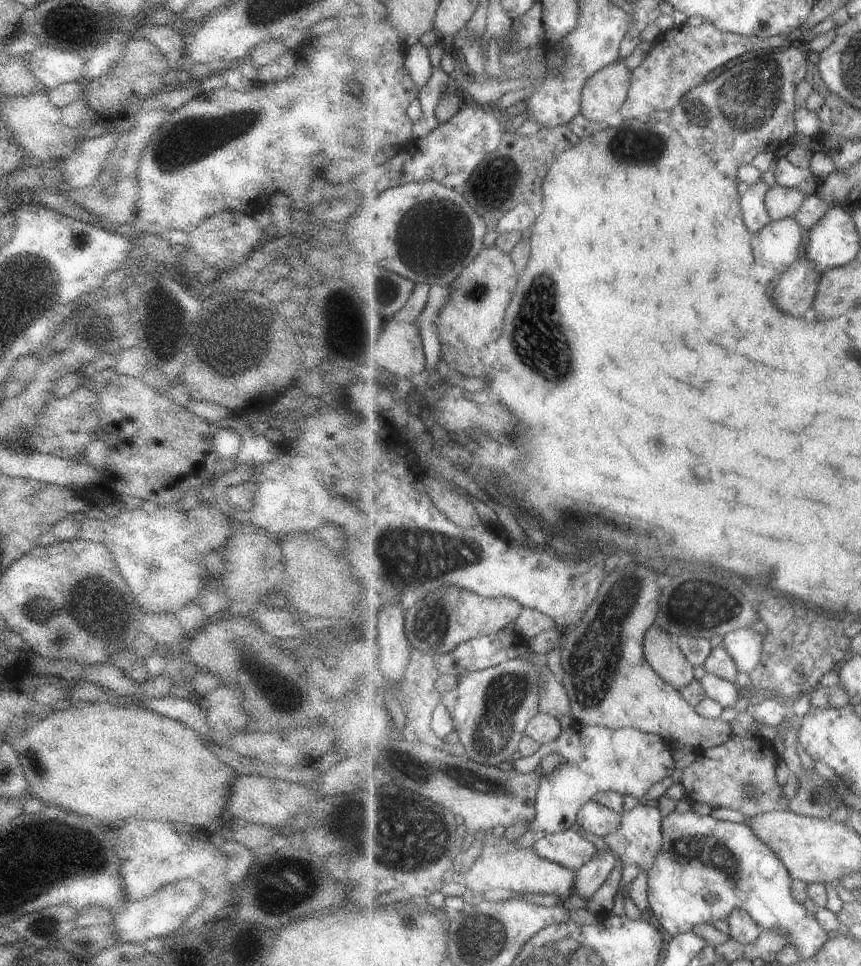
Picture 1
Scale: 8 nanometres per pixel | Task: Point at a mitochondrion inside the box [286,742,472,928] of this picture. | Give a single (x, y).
(411, 833)

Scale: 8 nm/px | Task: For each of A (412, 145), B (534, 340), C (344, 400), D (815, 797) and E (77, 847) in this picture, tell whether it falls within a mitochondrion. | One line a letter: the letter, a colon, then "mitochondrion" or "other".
A: other
B: mitochondrion
C: other
D: mitochondrion
E: mitochondrion

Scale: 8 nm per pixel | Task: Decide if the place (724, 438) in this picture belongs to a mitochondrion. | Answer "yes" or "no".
no

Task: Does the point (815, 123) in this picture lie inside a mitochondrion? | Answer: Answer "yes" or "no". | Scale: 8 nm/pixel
no

